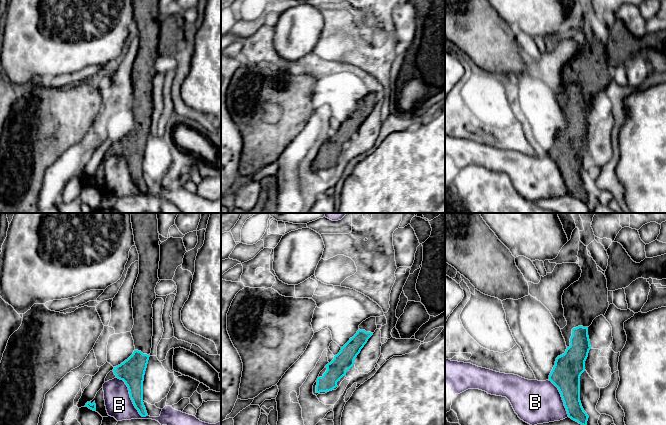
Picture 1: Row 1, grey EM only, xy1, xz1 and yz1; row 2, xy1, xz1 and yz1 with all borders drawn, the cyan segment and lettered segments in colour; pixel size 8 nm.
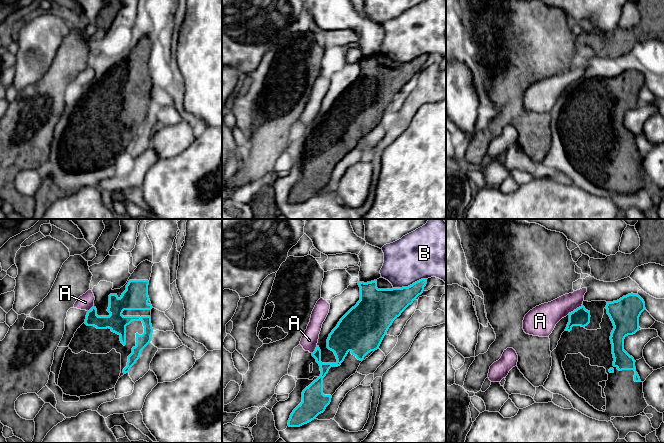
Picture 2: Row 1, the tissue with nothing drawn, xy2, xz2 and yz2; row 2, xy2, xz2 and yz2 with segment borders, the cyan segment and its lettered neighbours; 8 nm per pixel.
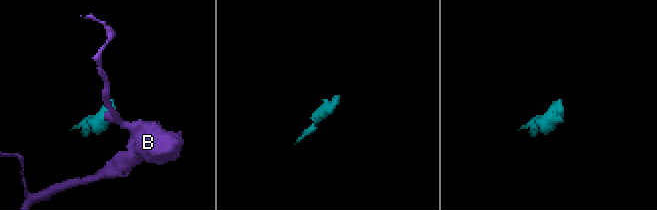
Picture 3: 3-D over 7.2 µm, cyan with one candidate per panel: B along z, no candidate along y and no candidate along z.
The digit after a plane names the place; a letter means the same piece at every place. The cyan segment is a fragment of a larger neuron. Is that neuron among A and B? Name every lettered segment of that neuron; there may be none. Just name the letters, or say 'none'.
none

